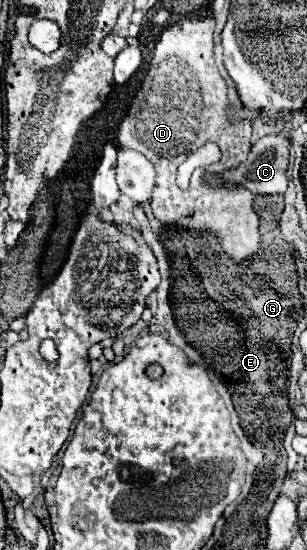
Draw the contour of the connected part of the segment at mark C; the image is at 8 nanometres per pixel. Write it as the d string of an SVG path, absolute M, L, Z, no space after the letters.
M264 136L252 146L246 162L230 168L226 172L220 172L216 176L206 172L204 182L212 184L212 186L228 186L228 190L232 190L232 188L248 188L254 196L256 194L284 194L286 188L288 188L288 176L286 176L288 146L290 146L288 138Z

